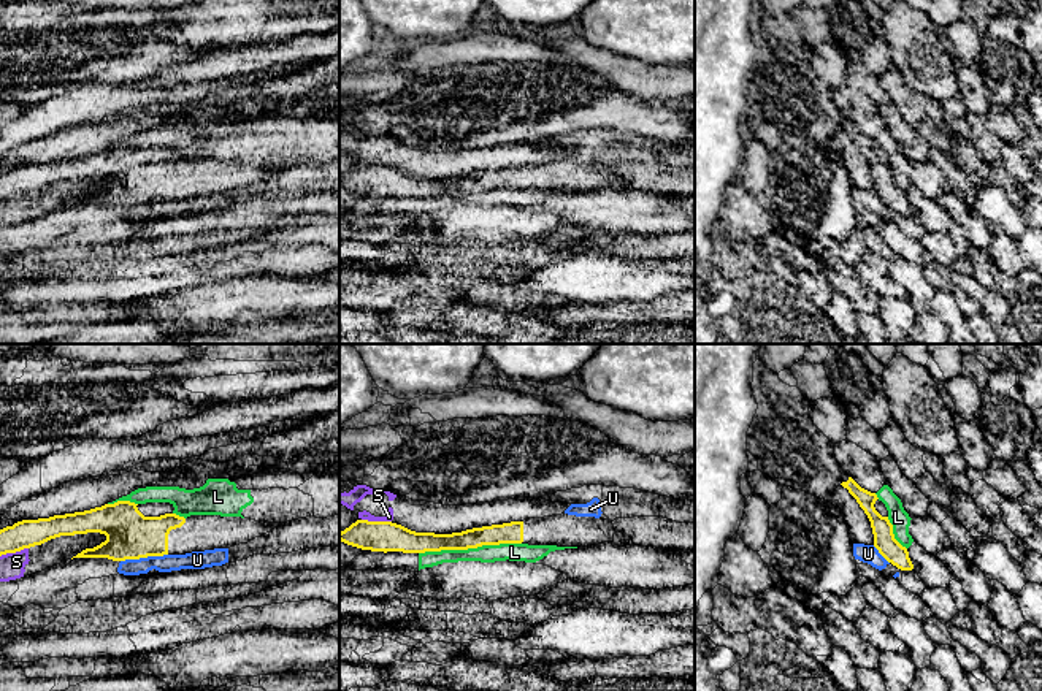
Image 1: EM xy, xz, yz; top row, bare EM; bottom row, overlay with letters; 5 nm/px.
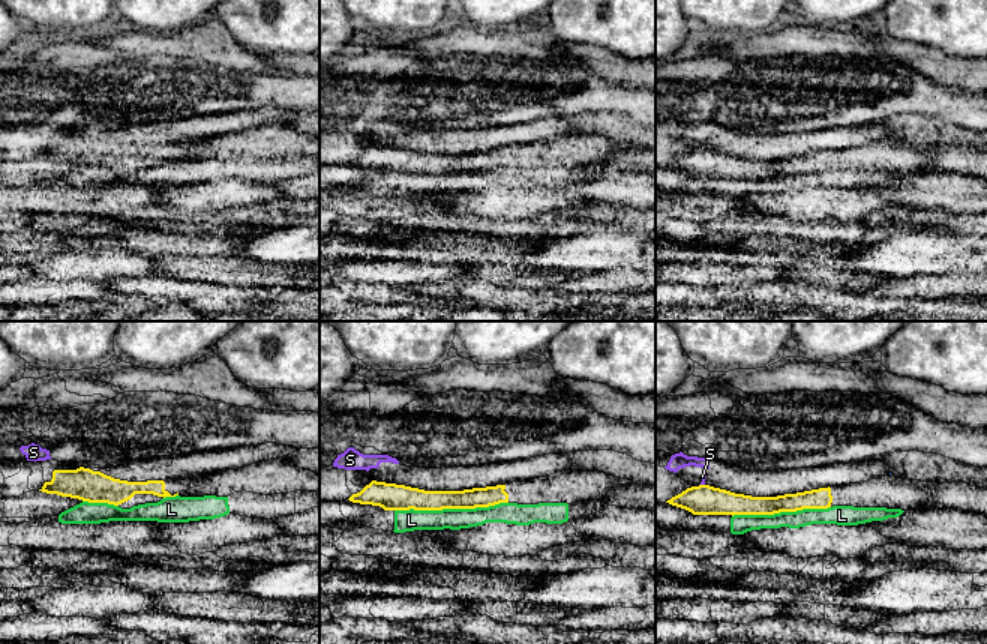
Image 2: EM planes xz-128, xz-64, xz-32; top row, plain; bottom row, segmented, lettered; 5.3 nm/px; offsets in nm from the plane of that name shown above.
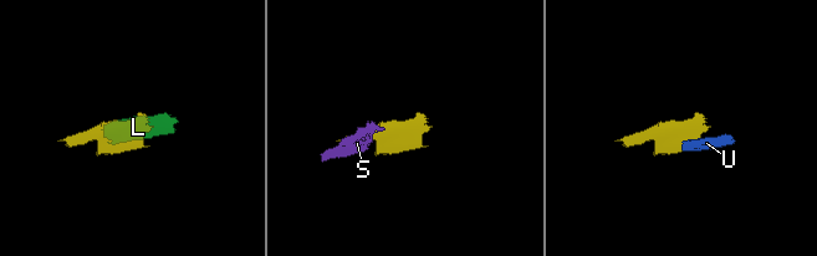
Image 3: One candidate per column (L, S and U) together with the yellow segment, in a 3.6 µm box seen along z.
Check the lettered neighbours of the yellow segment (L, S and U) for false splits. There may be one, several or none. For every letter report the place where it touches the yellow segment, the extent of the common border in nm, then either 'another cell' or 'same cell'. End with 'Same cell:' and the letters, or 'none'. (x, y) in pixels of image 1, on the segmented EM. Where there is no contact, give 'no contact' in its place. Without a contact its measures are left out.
L: xz (470, 547) | 500 nm | another cell
S: xz (376, 522) | 150 nm | another cell
U: xy (143, 557) | 240 nm | another cell
Same cell: none

